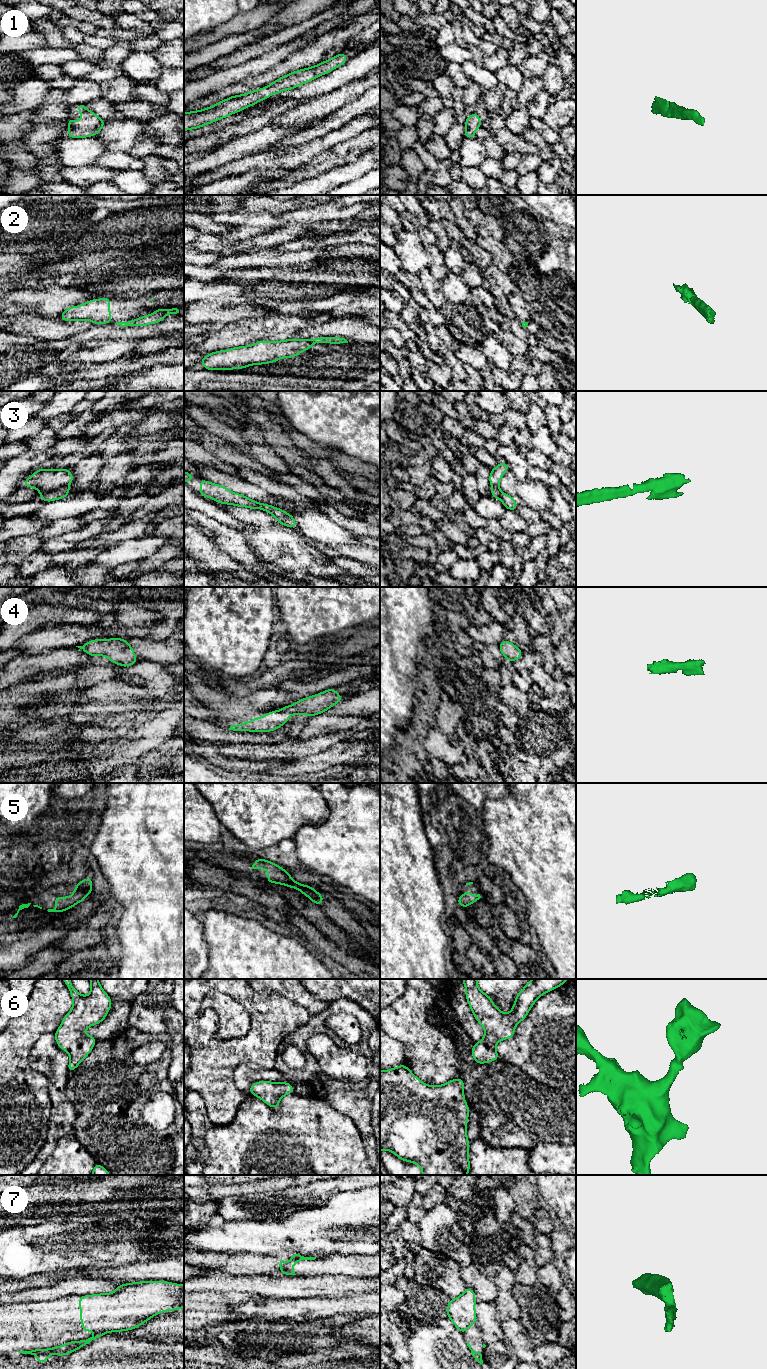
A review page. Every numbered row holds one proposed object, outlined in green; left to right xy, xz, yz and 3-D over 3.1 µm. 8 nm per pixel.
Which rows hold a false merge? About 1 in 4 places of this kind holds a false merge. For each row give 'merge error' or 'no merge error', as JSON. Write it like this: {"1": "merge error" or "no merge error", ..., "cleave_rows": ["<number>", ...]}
{"1": "no merge error", "2": "no merge error", "3": "merge error", "4": "no merge error", "5": "no merge error", "6": "no merge error", "7": "merge error", "cleave_rows": ["3", "7"]}

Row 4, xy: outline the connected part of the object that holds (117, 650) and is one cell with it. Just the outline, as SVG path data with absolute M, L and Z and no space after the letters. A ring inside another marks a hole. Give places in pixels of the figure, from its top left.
M117 637L108 640L94 639L76 647L90 656L106 656L111 662L123 667L131 666L139 661L128 641Z

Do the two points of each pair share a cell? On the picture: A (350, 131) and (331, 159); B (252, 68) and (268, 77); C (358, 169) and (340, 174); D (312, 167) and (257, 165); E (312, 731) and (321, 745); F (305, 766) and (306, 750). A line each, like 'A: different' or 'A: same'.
A: different
B: different
C: same
D: different
E: different
F: different

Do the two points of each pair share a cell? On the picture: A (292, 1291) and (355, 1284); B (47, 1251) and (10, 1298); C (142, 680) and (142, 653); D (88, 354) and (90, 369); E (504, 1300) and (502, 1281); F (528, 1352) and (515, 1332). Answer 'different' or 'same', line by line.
A: same
B: different
C: different
D: different
E: same
F: same

